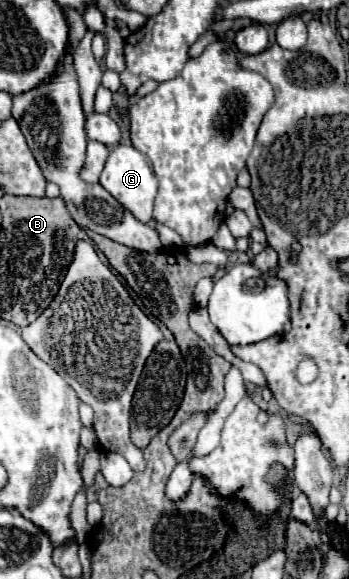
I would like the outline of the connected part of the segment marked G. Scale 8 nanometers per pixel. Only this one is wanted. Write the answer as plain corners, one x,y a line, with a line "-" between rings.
117,144
103,168
99,184
117,200
121,202
137,220
141,222
151,222
153,220
153,200
157,194
157,178
153,172
153,166
147,156
137,152
133,146
123,146

